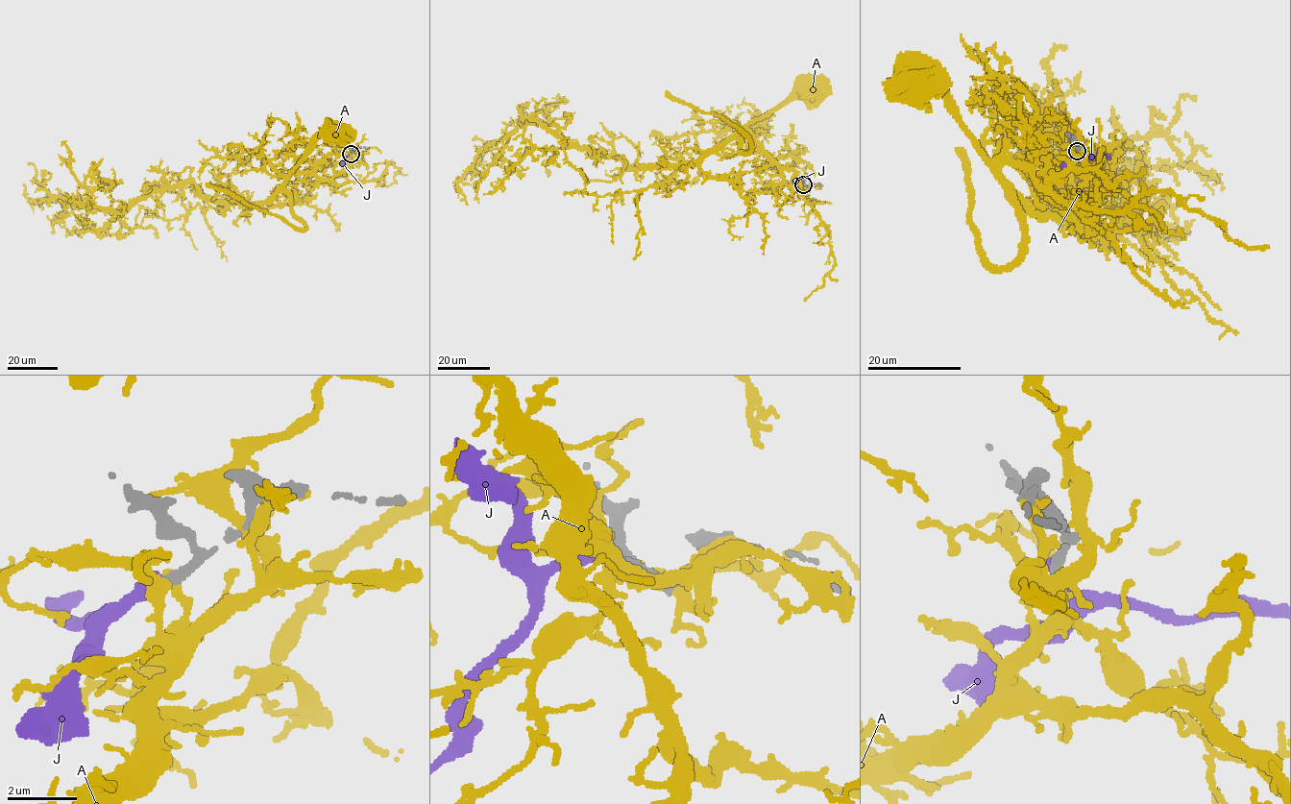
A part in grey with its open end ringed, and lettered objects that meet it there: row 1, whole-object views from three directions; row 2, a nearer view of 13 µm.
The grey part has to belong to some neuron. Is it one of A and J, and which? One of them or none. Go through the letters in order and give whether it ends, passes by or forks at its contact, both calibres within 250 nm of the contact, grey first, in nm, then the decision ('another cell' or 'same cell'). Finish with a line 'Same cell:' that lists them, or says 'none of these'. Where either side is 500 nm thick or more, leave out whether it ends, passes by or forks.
A: it ends; calibres 320 and 240 nm; another cell
J: it ends; calibres 300 and 440 nm; same cell
Same cell: J

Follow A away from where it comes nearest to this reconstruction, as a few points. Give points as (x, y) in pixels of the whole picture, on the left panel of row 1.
A: (352, 154), (348, 167), (329, 179), (322, 179), (311, 173), (287, 176), (319, 138), (332, 130), (335, 134)

